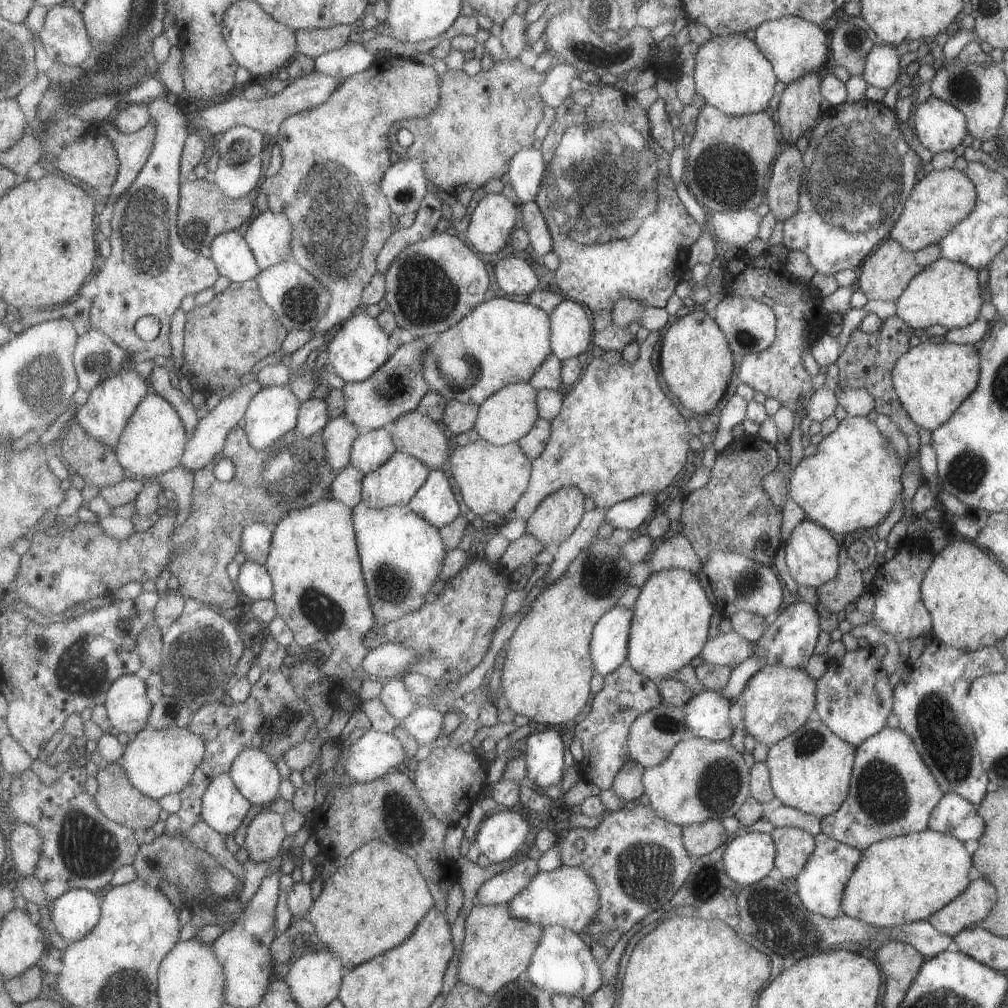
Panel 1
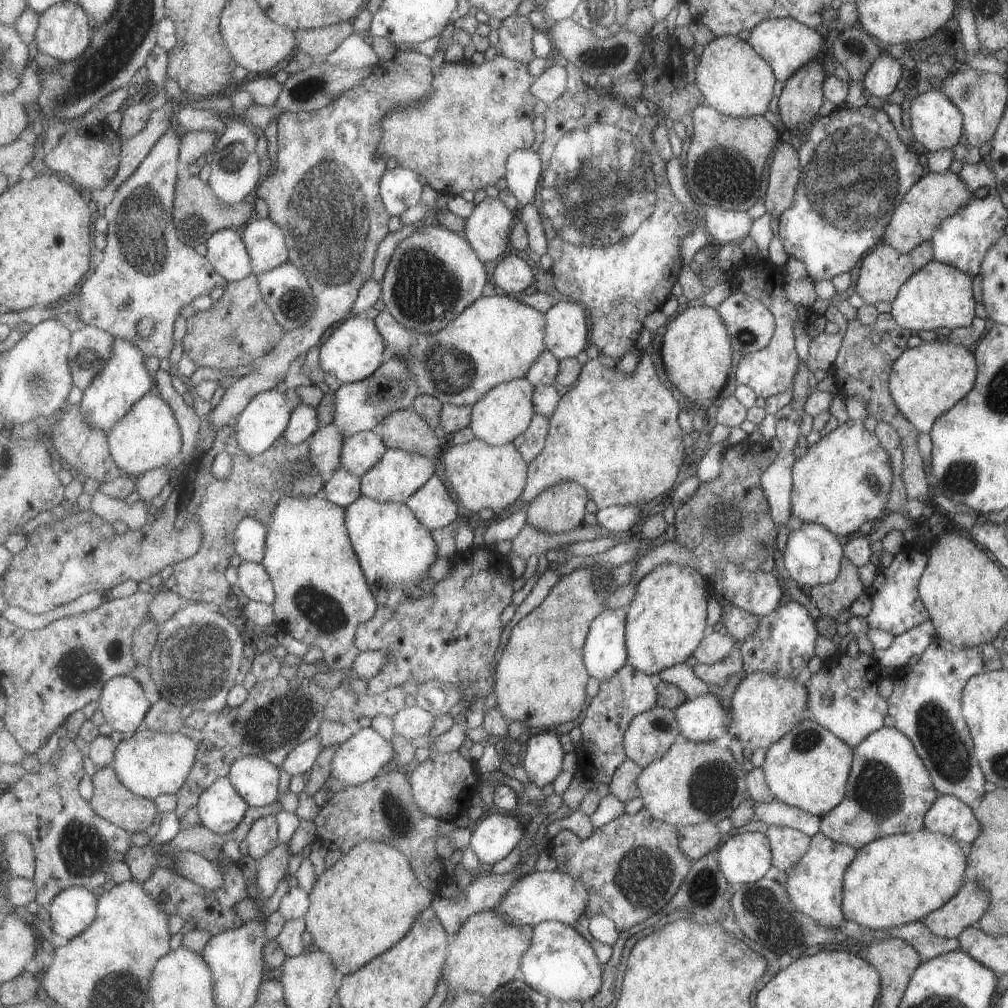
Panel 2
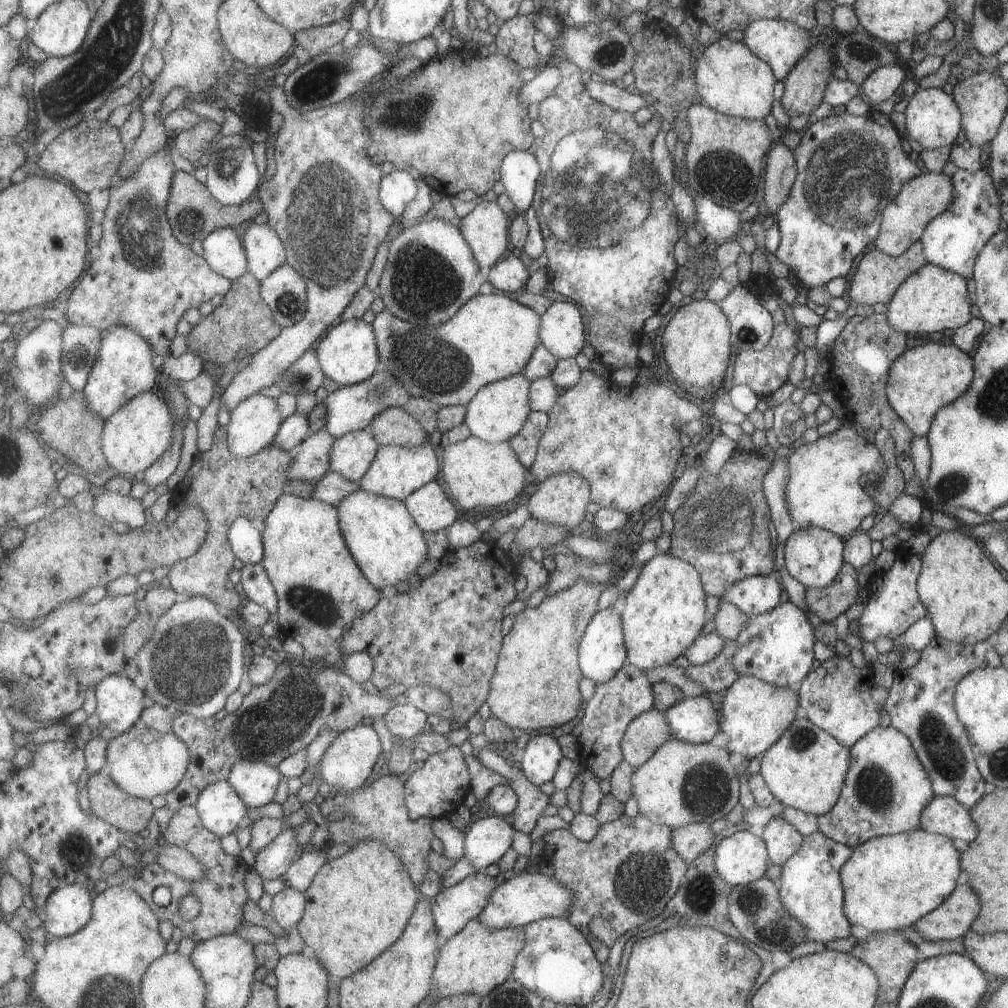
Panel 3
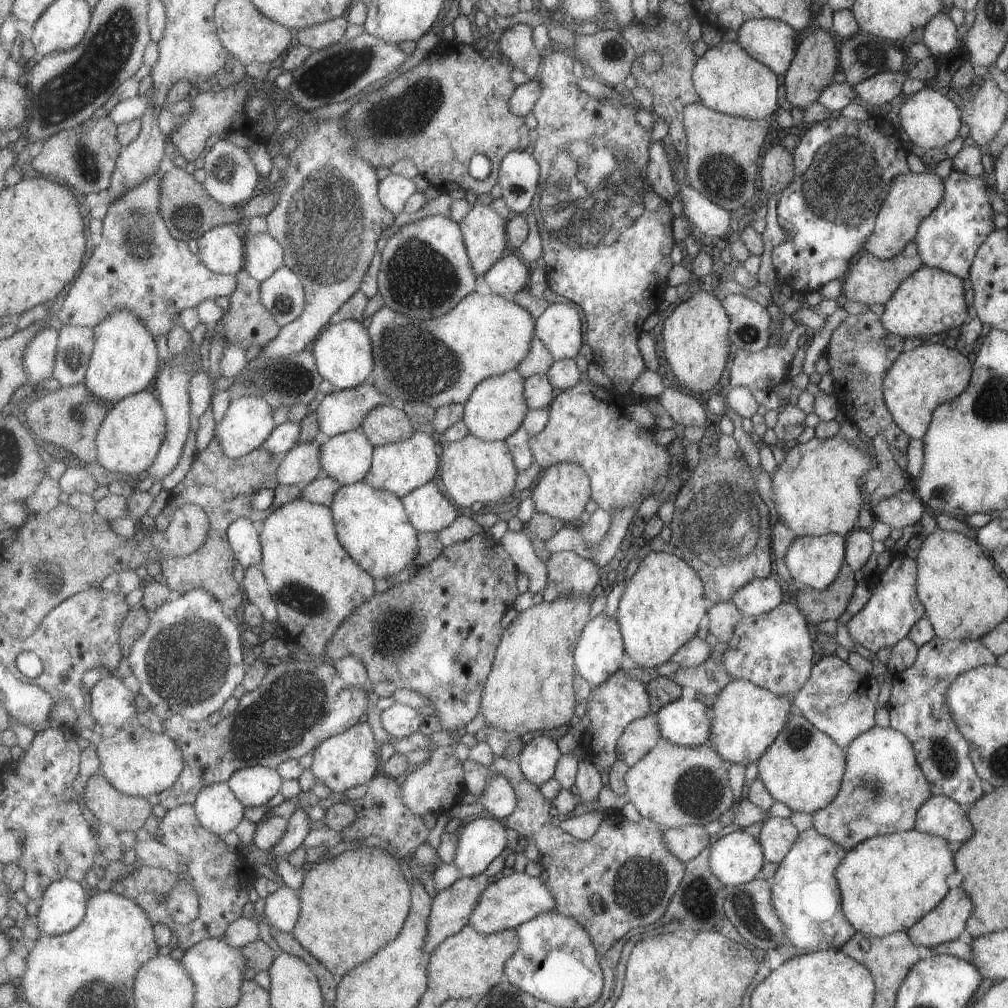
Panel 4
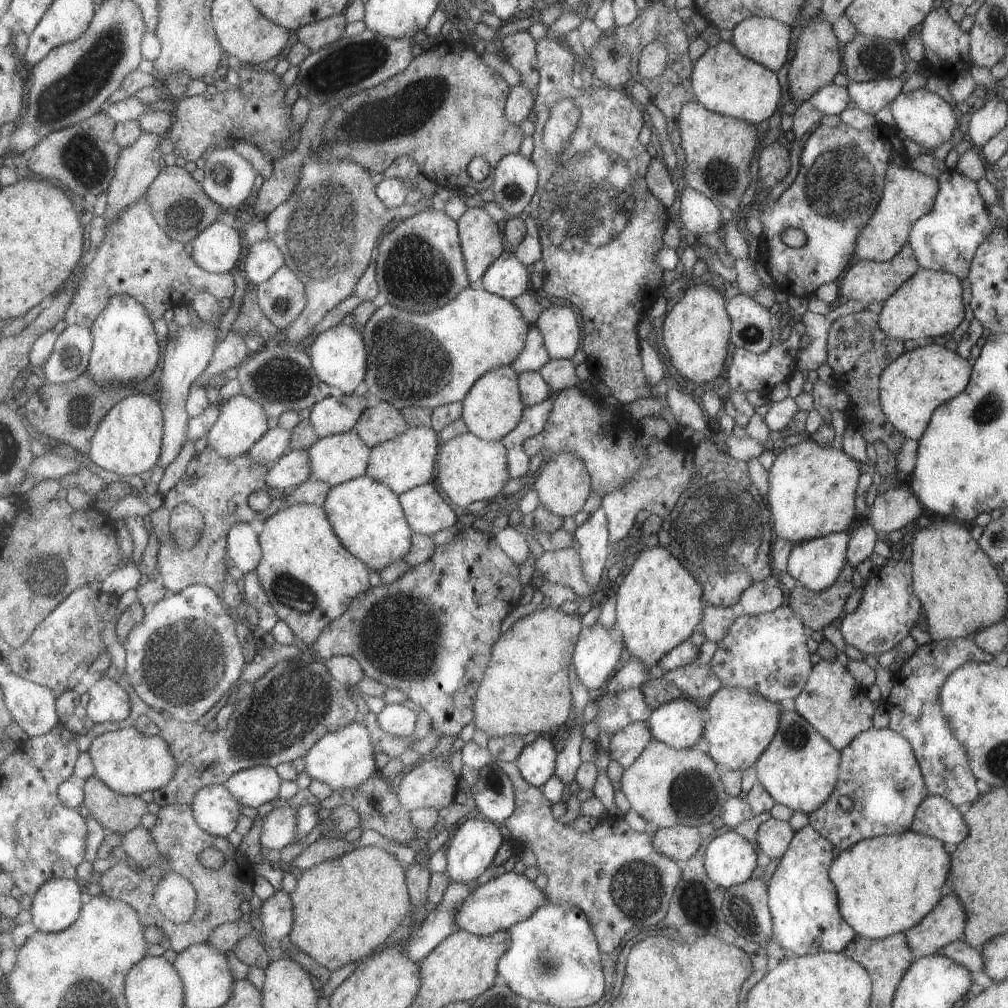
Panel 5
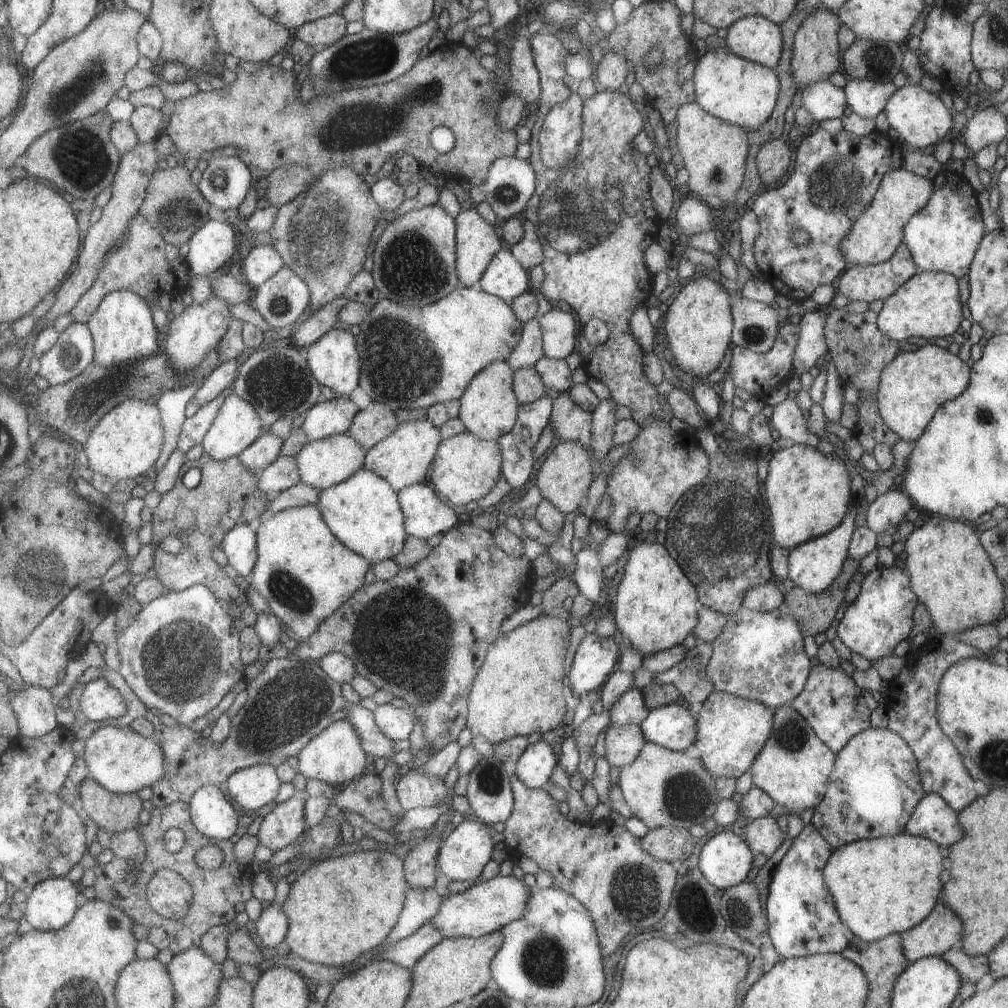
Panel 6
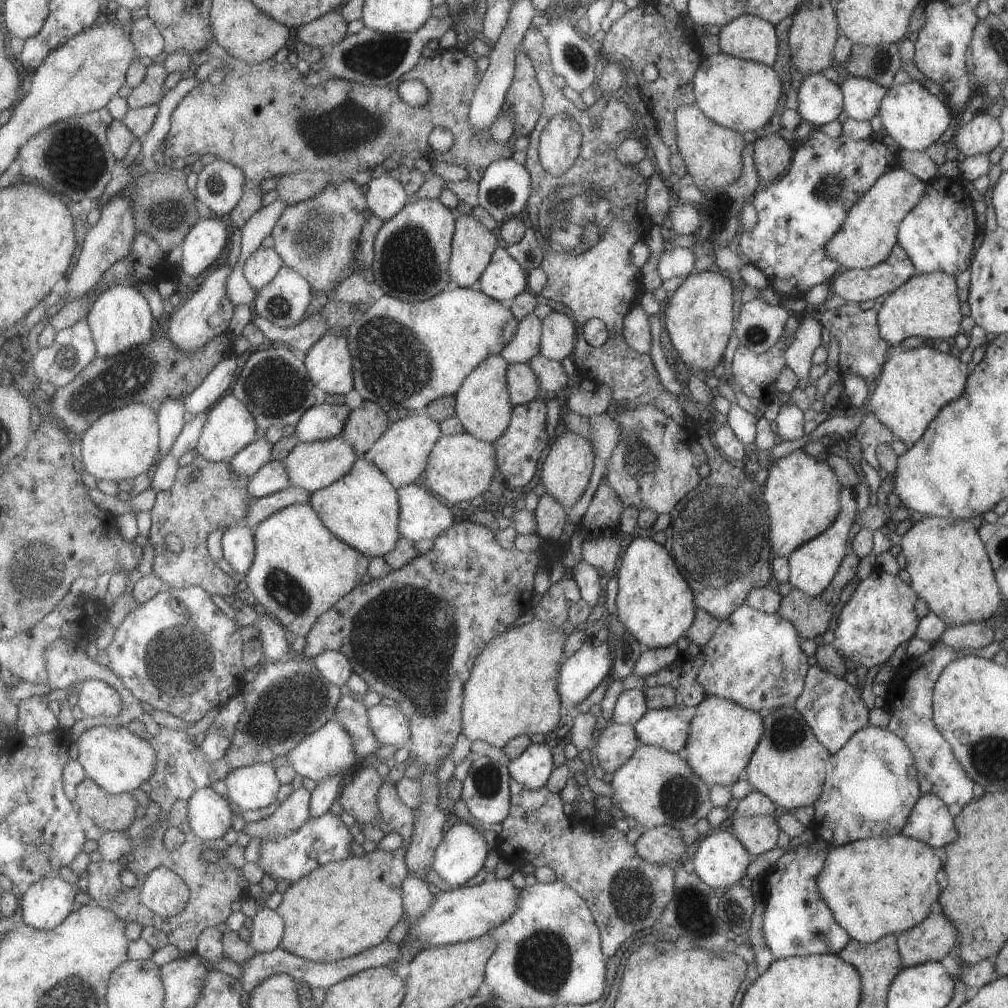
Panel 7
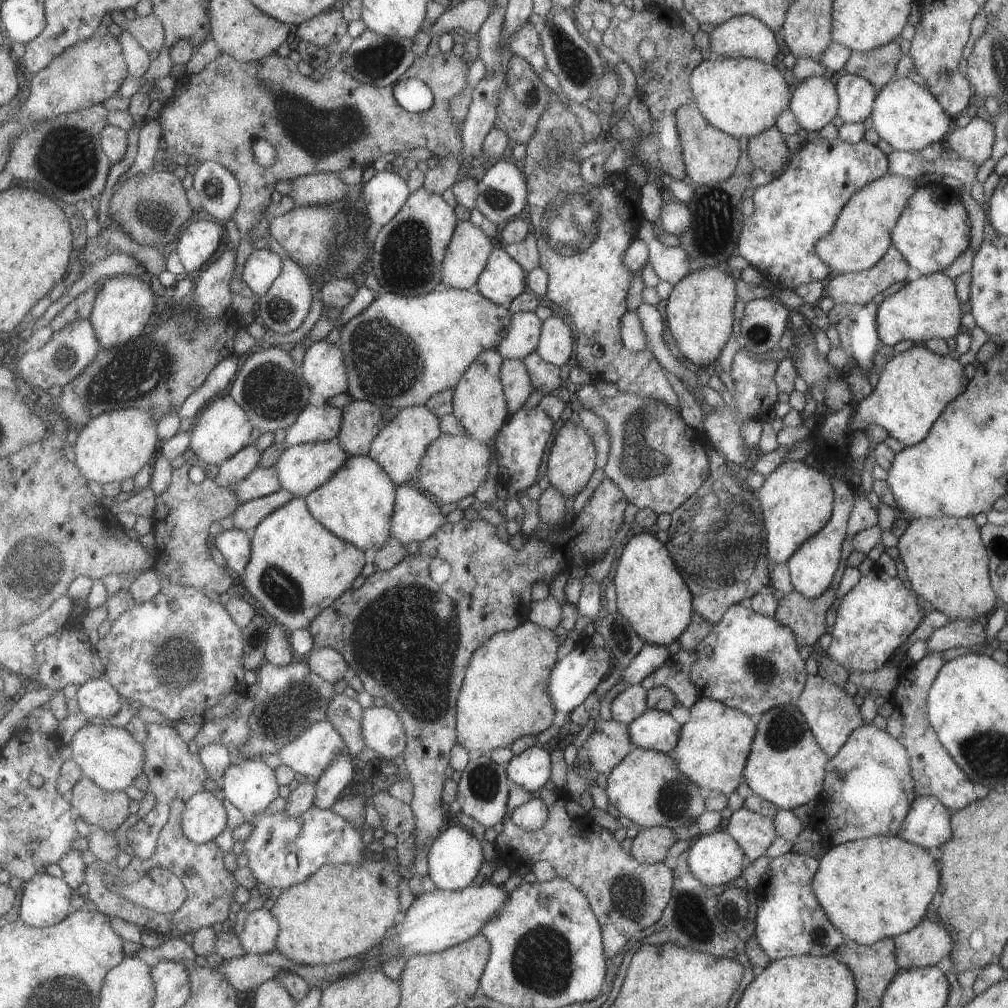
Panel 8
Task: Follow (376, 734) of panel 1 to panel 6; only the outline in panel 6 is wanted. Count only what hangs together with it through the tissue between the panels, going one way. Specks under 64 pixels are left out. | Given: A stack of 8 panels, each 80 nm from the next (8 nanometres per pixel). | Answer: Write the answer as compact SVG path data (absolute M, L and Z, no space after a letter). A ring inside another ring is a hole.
M345 719L331 724L316 736L297 756L299 772L307 778L316 778L335 787L356 781L371 770L371 756L366 751L363 739L355 725Z

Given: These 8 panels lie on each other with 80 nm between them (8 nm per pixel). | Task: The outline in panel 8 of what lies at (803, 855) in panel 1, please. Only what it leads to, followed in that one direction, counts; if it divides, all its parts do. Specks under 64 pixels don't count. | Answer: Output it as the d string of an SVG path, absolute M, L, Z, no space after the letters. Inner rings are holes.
M745 807L732 812L724 830L739 845L748 863L763 855L776 836L772 819Z

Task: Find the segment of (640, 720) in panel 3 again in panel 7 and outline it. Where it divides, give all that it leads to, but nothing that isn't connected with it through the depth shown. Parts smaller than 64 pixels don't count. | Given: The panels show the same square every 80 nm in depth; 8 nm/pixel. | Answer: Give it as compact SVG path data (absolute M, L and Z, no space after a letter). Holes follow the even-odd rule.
M611 722L600 730L600 736L591 748L595 751L596 763L606 773L615 772L625 764L635 749L641 745L631 725L618 725Z

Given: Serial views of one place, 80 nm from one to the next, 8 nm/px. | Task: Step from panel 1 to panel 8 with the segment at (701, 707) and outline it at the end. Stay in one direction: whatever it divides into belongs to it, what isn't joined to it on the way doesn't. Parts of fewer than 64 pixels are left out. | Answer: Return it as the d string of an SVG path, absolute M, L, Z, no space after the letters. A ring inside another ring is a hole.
M645 709L627 728L633 746L653 749L671 756L681 725L671 713Z

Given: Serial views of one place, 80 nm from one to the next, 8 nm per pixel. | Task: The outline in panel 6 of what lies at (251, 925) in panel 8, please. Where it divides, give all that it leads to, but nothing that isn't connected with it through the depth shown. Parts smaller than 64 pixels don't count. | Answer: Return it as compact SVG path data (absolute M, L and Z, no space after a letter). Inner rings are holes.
M275 902L264 905L256 924L256 932L261 944L273 948L284 946L286 936L290 931L290 918L287 916L284 904Z

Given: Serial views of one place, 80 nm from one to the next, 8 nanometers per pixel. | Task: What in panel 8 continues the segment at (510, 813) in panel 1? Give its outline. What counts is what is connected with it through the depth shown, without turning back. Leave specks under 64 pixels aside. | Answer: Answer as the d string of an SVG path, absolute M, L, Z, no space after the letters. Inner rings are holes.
M463 826L449 827L444 832L440 832L427 850L427 875L435 888L456 891L467 887L475 878L479 866L483 864L482 845L483 842L477 841L471 830Z

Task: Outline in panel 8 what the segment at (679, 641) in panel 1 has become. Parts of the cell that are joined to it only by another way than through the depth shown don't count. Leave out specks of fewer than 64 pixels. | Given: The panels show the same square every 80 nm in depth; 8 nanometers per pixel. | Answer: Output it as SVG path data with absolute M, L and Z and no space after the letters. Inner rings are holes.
M653 531L638 532L624 546L613 584L616 592L616 610L627 620L629 626L635 631L644 643L667 647L685 630L692 615L692 596L683 582L682 574L671 560L664 544L653 536Z

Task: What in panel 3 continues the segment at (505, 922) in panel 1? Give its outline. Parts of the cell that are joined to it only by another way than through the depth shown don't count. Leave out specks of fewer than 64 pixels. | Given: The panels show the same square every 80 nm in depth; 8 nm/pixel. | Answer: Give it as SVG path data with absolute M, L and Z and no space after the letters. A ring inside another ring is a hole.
M477 917L468 920L465 926L446 940L439 949L432 974L433 996L436 1000L459 993L473 993L480 998L484 997L510 978L513 961L524 944L522 926L490 929Z

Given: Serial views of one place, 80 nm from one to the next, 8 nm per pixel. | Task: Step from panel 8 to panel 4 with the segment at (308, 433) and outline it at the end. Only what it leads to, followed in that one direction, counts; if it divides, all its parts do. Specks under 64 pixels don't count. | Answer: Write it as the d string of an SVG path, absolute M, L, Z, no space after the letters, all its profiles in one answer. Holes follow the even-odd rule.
M373 383L322 396L317 408L321 433L330 438L361 430L371 409L383 401L391 402Z

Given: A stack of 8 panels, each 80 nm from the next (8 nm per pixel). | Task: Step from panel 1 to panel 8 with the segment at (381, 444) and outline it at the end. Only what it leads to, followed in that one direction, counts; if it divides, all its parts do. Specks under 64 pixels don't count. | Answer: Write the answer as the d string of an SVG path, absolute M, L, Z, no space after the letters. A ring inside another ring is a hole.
M338 438L330 441L291 445L279 459L278 470L283 489L290 490L295 496L306 497L319 487L327 484L351 458Z

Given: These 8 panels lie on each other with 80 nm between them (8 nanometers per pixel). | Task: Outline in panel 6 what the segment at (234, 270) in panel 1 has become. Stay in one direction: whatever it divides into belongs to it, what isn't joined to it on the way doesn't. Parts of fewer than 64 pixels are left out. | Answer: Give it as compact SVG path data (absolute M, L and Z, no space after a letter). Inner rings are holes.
M210 220L200 228L188 242L187 262L196 275L209 276L225 268L231 260L237 260L239 233L229 222Z

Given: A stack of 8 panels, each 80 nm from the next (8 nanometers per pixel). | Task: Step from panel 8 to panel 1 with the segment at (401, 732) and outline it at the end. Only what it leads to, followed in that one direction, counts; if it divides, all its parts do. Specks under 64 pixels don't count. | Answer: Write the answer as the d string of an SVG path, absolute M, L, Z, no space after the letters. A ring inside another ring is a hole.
M422 703L421 707L416 708L413 713L398 722L418 742L419 746L431 748L443 741L441 734L443 715L444 713Z

